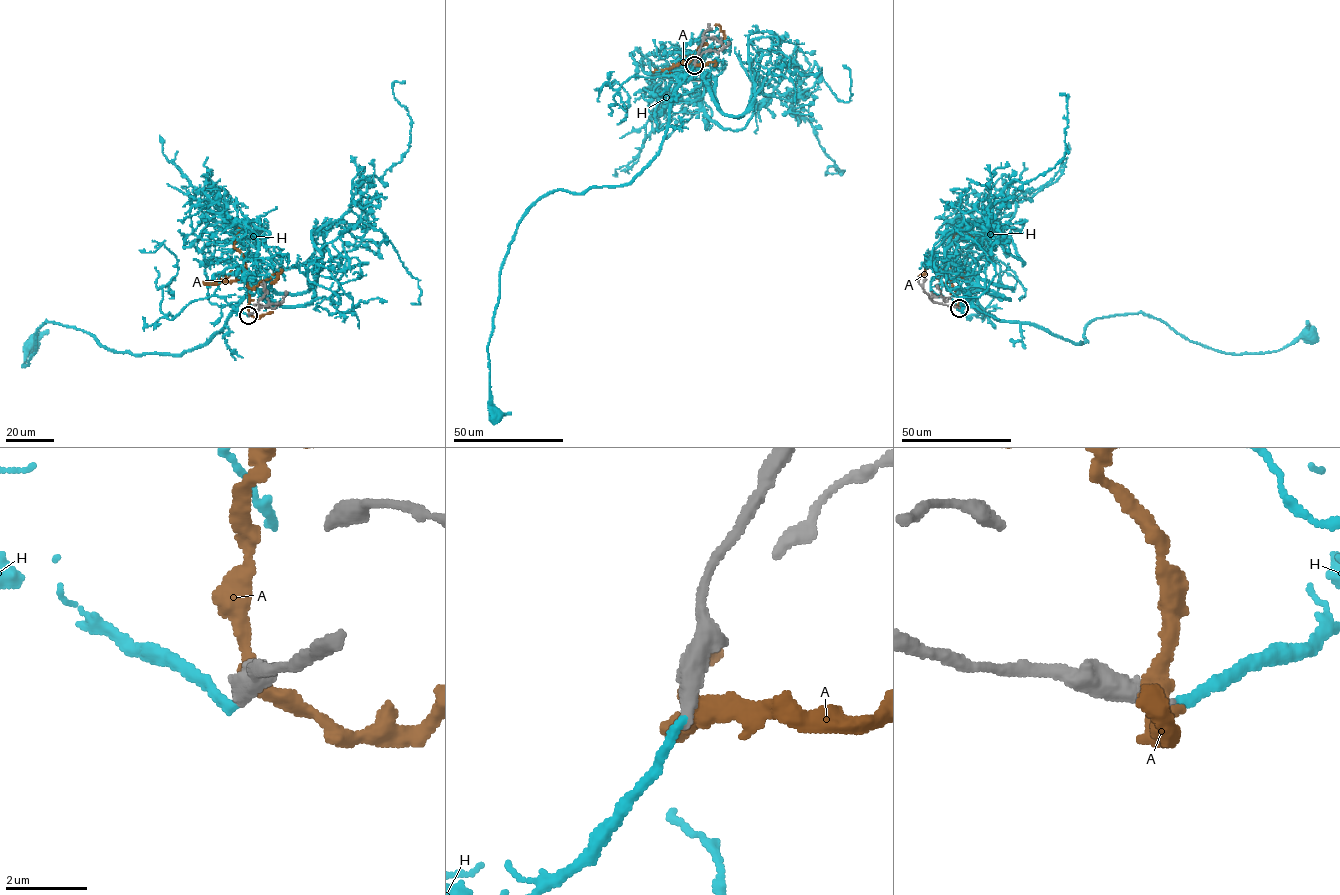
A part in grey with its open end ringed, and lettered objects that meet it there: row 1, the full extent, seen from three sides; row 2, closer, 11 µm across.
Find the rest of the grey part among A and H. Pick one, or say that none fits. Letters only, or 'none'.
none

